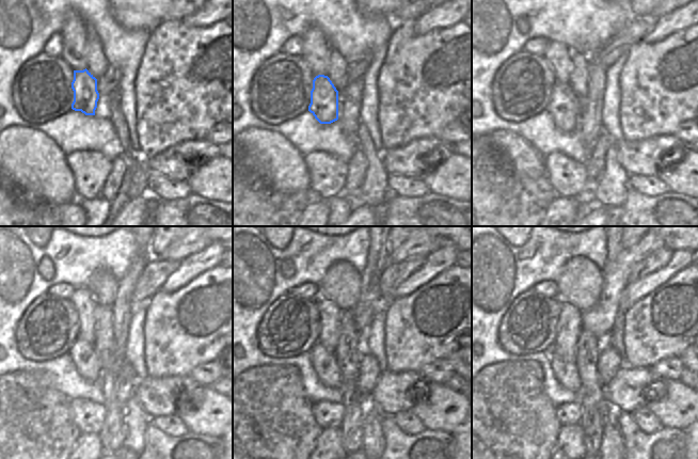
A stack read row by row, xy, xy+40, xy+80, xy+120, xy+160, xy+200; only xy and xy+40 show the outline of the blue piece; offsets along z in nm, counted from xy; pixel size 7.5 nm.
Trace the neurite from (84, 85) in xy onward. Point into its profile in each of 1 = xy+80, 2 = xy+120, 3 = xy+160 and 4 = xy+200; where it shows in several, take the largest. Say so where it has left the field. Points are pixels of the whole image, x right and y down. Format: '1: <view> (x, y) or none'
1: xy+80 (564, 107)
2: xy+120 (83, 354)
3: xy+160 (324, 364)
4: xy+200 (567, 374)

